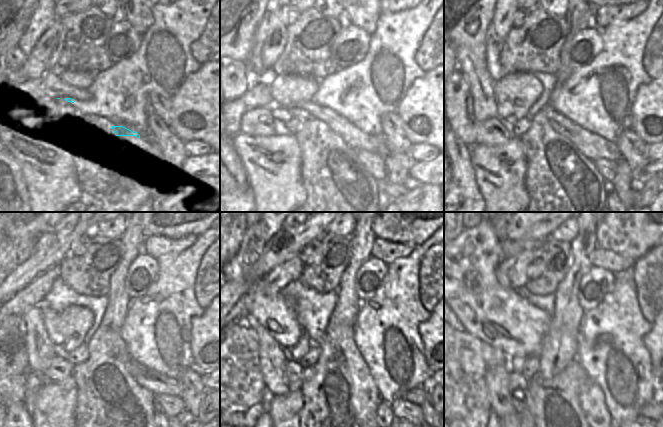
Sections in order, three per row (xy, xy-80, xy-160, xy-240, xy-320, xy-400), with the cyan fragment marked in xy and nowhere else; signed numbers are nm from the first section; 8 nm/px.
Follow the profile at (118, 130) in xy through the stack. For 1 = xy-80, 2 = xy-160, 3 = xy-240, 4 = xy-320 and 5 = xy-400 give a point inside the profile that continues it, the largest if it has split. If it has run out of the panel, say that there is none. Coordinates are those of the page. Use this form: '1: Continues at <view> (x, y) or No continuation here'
1: Continues at xy-80 (357, 140)
2: Continues at xy-160 (593, 146)
3: Continues at xy-240 (157, 383)
4: Continues at xy-320 (416, 395)
5: Continues at xy-400 (647, 411).

